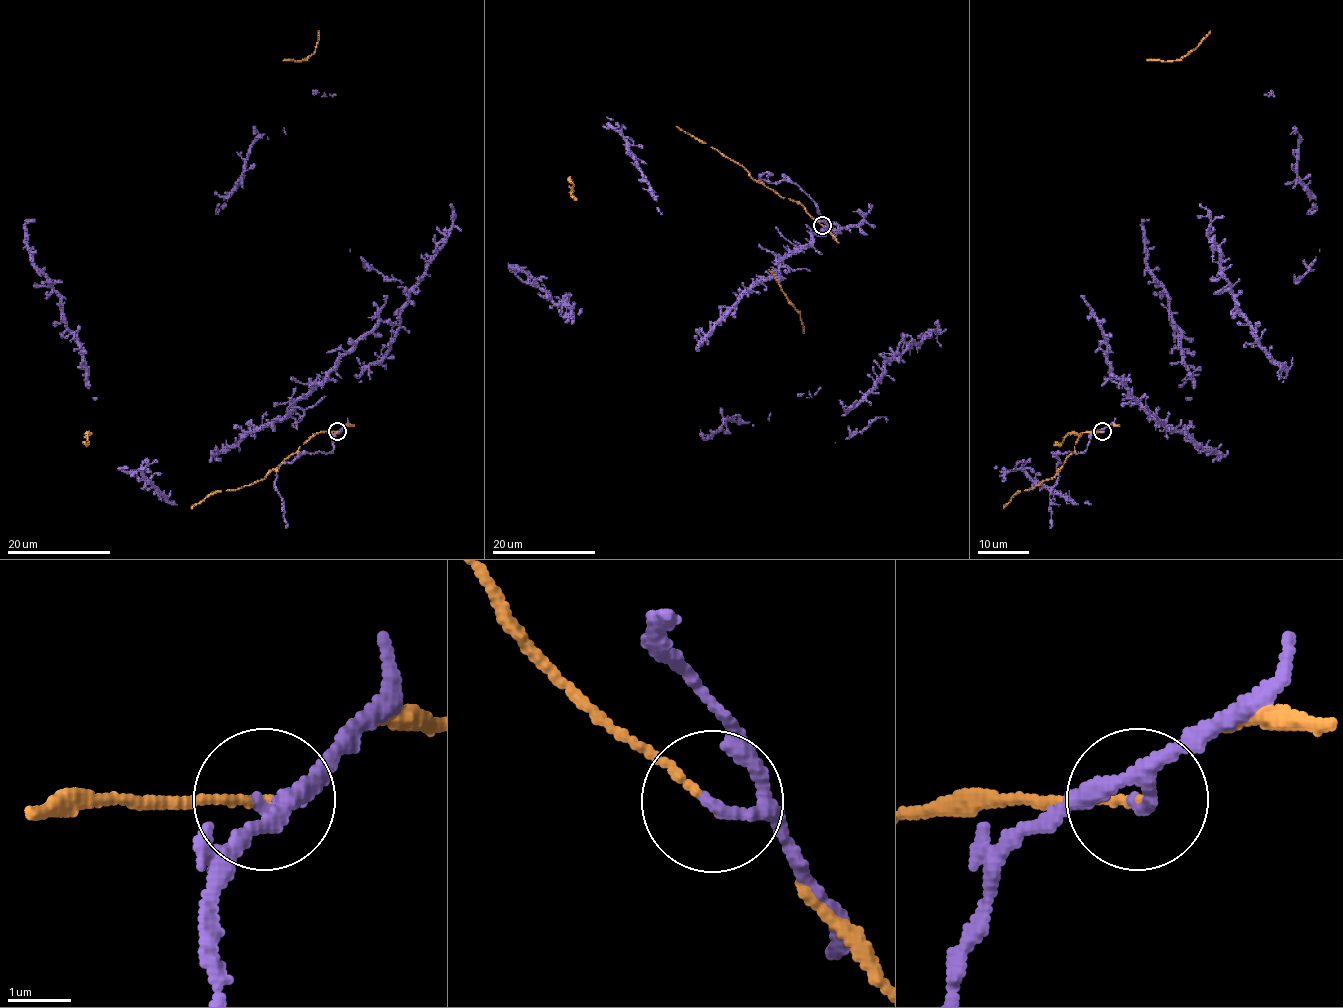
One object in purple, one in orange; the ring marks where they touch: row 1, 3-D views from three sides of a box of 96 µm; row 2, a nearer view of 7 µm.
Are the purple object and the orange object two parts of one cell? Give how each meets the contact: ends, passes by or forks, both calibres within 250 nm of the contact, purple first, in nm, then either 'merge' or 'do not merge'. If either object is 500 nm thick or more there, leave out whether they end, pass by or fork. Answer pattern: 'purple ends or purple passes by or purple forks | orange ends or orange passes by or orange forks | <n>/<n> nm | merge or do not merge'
purple ends | orange ends | 170/110 nm | do not merge

